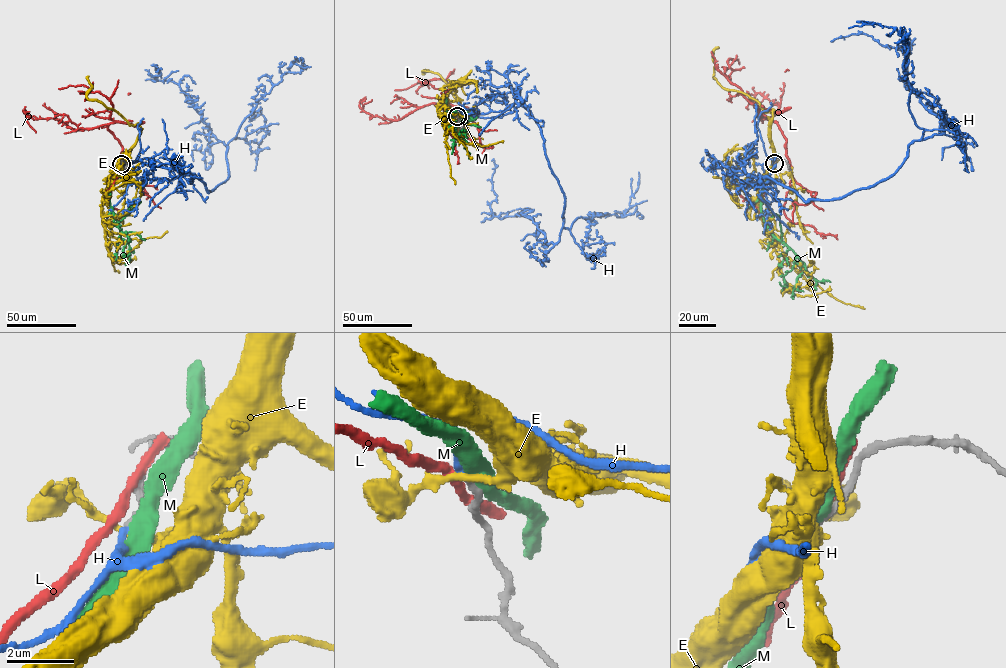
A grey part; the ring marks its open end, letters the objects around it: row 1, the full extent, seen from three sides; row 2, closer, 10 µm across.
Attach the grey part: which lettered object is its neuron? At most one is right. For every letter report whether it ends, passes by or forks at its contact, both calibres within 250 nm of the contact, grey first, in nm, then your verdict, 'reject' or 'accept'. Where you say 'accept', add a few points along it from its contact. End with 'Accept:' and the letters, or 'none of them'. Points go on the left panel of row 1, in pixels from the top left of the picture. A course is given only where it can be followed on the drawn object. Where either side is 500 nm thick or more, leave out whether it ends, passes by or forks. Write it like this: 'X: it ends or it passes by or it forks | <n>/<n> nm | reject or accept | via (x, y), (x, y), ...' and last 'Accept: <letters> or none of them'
E: it forks | 200/170 nm | reject
H: it ends | 200/180 nm | accept | via (121, 164), (153, 158), (178, 178), (193, 174), (208, 192), (228, 177), (227, 147), (178, 84), (155, 72)
L: it passes by | 220/280 nm | reject
M: it passes by | 240/440 nm | reject
Accept: H

